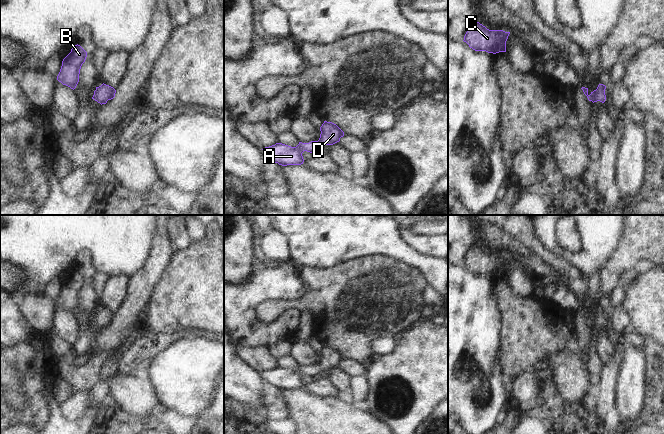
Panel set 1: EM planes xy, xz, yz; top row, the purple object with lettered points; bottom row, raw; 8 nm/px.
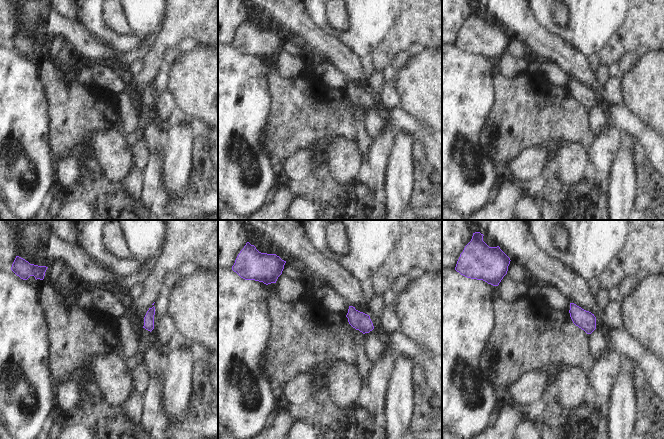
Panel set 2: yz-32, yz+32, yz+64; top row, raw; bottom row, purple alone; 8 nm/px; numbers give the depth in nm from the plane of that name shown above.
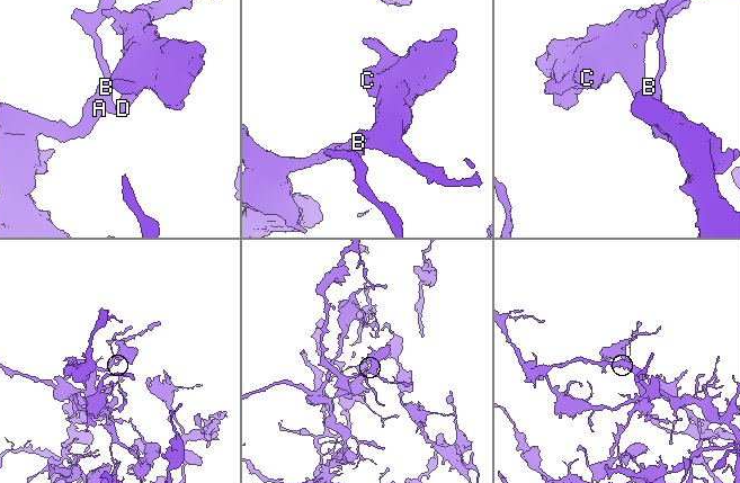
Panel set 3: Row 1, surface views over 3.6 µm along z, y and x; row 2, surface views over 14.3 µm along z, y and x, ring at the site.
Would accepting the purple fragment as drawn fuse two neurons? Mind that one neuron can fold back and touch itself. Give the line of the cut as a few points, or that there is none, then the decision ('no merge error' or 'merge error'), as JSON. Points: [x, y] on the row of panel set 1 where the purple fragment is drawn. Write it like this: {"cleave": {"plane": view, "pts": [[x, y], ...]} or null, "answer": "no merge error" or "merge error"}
{"cleave": null, "answer": "no merge error"}

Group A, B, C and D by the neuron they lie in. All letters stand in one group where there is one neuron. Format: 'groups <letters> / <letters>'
groups A B C D

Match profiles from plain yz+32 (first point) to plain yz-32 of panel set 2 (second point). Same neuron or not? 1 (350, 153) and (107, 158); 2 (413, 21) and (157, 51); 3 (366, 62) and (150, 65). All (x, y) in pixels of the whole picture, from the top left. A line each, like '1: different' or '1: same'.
1: same
2: same
3: different

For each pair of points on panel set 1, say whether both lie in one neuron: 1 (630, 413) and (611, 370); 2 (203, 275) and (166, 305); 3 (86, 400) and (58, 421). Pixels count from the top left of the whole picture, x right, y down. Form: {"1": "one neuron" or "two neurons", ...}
{"1": "two neurons", "2": "one neuron", "3": "two neurons"}

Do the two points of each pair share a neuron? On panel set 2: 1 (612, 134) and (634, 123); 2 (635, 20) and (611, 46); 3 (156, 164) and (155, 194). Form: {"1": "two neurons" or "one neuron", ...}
{"1": "two neurons", "2": "one neuron", "3": "one neuron"}

